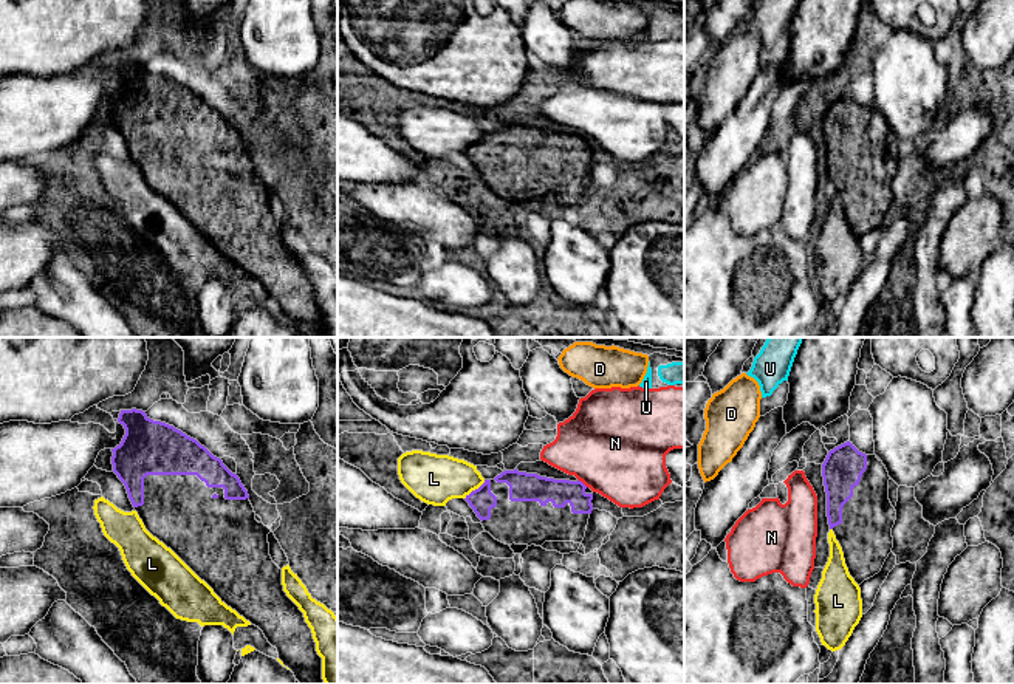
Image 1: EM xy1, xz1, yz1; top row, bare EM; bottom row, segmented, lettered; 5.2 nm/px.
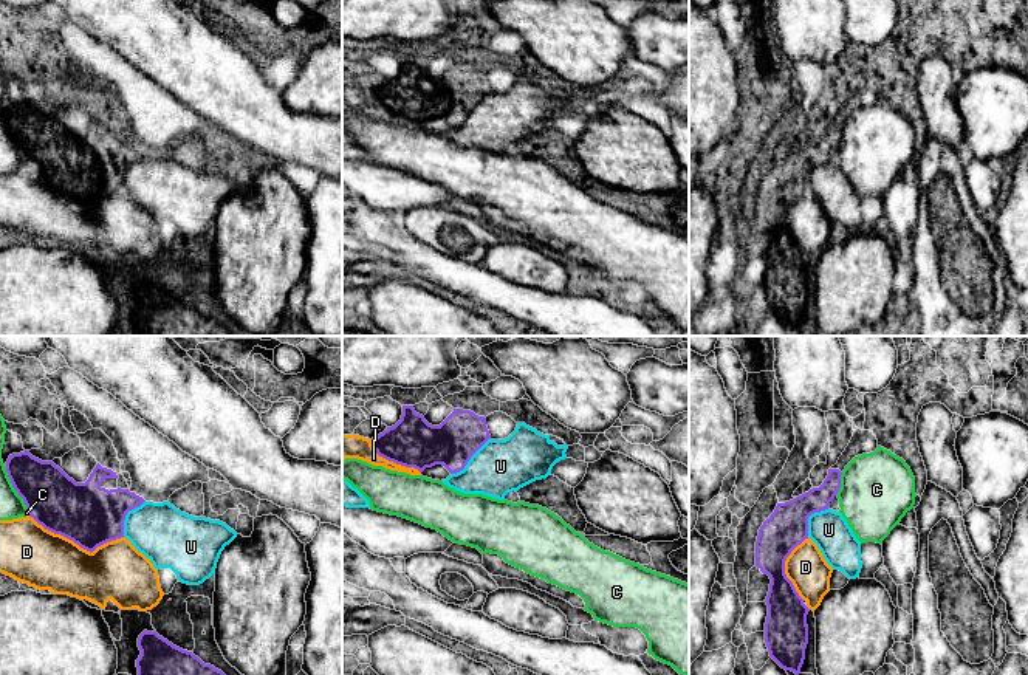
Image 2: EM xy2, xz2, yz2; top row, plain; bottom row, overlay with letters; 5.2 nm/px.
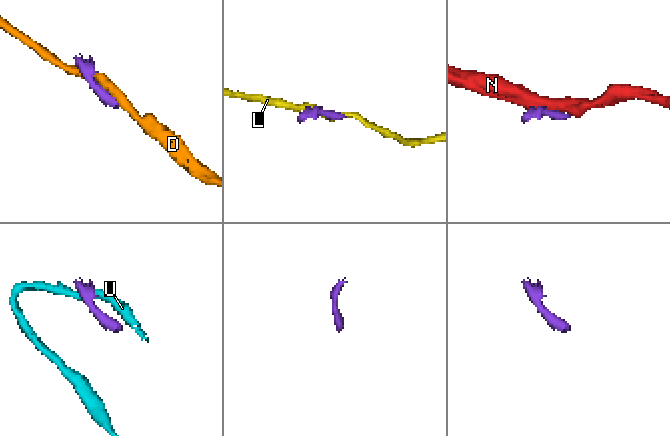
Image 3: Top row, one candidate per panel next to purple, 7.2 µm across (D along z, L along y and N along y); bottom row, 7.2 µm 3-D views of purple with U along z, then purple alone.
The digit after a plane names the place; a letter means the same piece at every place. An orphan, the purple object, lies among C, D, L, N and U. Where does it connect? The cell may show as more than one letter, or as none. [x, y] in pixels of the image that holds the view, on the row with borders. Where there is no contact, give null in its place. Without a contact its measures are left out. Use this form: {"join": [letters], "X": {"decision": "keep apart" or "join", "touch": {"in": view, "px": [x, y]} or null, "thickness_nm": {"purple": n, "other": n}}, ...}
{"join": [], "C": {"decision": "keep apart", "touch": {"in": "yz2", "px": [839, 483]}, "thickness_nm": {"purple": 130, "other": 380}}, "D": {"decision": "keep apart", "touch": {"in": "xy2", "px": [76, 542]}, "thickness_nm": {"purple": 320, "other": 300}}, "L": {"decision": "keep apart", "touch": {"in": "xz1", "px": [476, 489]}, "thickness_nm": {"purple": 140, "other": 260}}, "N": {"decision": "keep apart", "touch": {"in": "xz1", "px": [581, 482]}, "thickness_nm": {"purple": 140, "other": 500}}, "U": {"decision": "keep apart", "touch": {"in": "xz2", "px": [469, 459]}, "thickness_nm": {"purple": 240, "other": 280}}}

